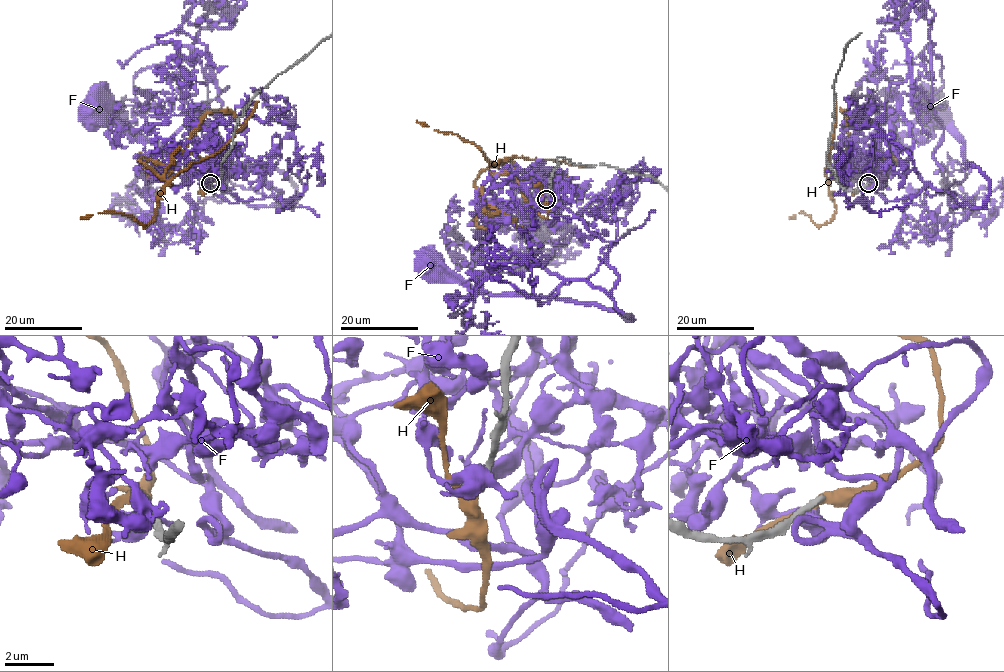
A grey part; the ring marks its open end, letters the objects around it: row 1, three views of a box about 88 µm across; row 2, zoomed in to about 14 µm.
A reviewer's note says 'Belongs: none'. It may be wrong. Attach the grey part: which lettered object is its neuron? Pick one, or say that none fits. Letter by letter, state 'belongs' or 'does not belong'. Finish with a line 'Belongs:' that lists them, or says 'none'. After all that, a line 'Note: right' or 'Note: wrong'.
F: does not belong
H: does not belong
Belongs: none
Note: right

